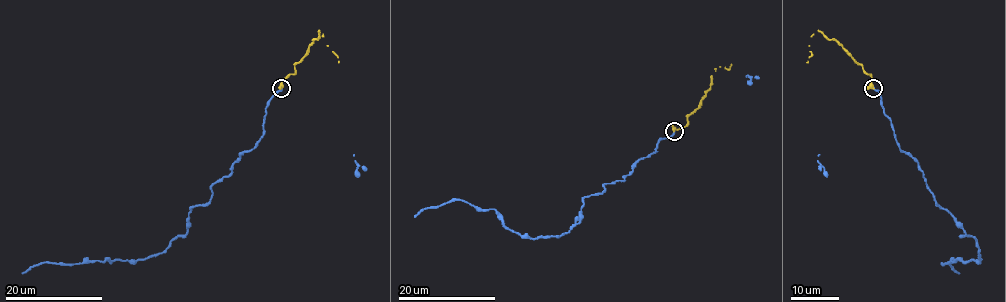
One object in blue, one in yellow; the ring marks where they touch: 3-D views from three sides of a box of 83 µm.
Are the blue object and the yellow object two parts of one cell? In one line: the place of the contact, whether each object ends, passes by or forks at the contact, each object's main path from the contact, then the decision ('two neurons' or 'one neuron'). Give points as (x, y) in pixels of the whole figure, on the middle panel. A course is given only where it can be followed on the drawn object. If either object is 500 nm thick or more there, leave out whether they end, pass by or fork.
at (674, 131); blue ends there; yellow passes by; blue runs (674, 130), (623, 180), (585, 197), (580, 221), (560, 236), (521, 236), (494, 209), (461, 199), (414, 216); yellow runs (673, 130), (688, 123), (688, 116), (699, 106), (711, 86), (715, 69), (729, 69), (731, 64); one neuron

